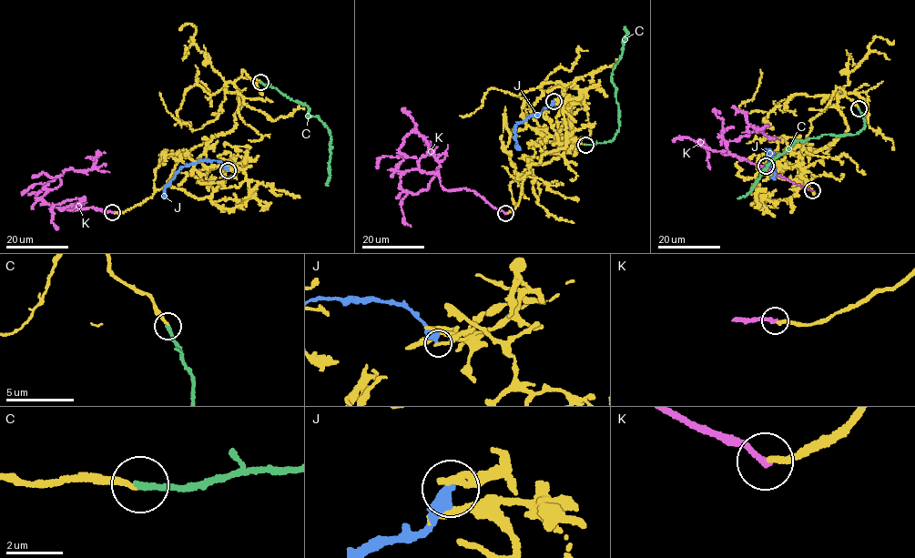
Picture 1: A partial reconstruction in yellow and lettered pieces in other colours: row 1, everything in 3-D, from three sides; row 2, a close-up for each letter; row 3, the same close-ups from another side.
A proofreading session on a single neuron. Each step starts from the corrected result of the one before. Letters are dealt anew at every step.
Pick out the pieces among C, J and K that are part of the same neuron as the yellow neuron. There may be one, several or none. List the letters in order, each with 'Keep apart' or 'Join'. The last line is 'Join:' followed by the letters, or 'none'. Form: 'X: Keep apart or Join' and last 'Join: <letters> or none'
C: Join
J: Keep apart
K: Keep apart
Join: C

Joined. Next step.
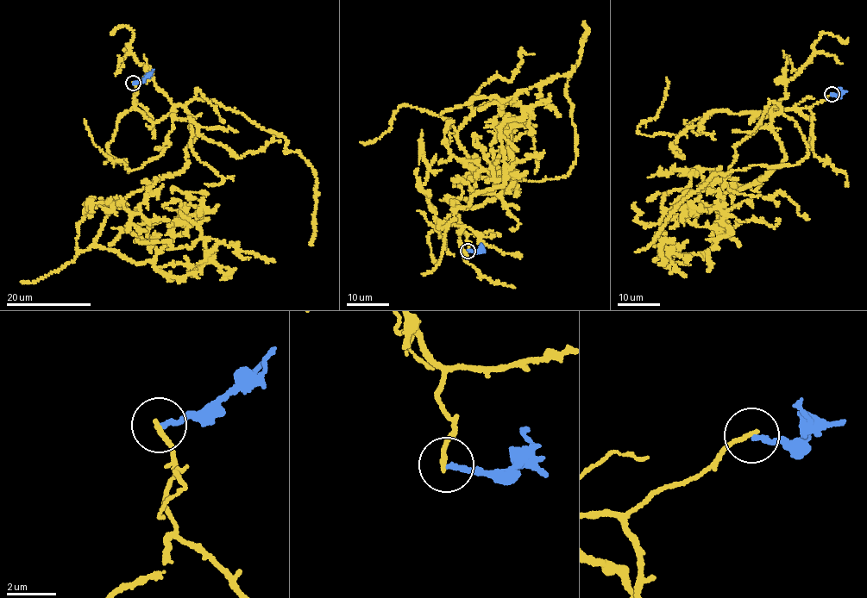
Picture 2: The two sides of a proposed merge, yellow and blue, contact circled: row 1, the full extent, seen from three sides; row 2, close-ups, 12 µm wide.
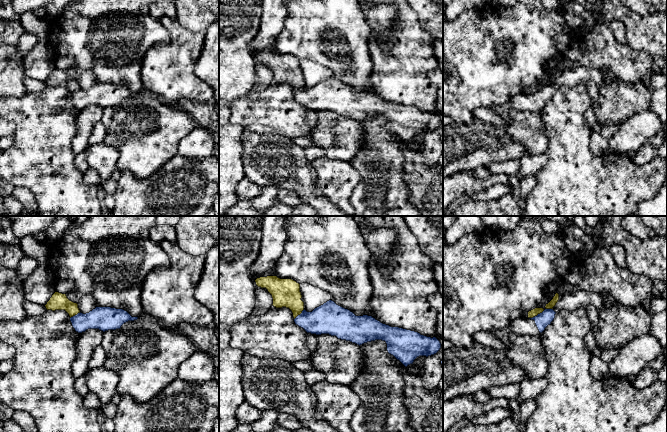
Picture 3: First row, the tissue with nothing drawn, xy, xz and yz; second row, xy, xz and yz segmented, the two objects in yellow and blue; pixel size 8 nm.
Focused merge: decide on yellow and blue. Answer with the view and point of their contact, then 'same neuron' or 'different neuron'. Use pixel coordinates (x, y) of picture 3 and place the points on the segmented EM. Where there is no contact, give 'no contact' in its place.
yz (536, 315) | different neuron

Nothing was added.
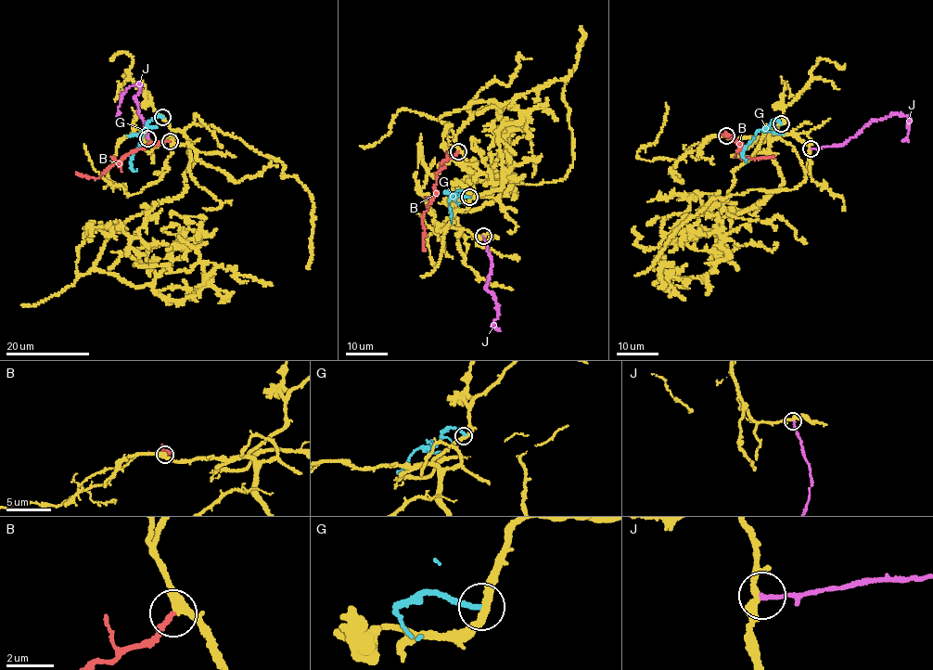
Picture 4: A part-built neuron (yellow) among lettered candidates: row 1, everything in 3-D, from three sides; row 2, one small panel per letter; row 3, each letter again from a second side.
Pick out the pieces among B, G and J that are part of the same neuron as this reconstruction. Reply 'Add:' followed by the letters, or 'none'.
Add: B

